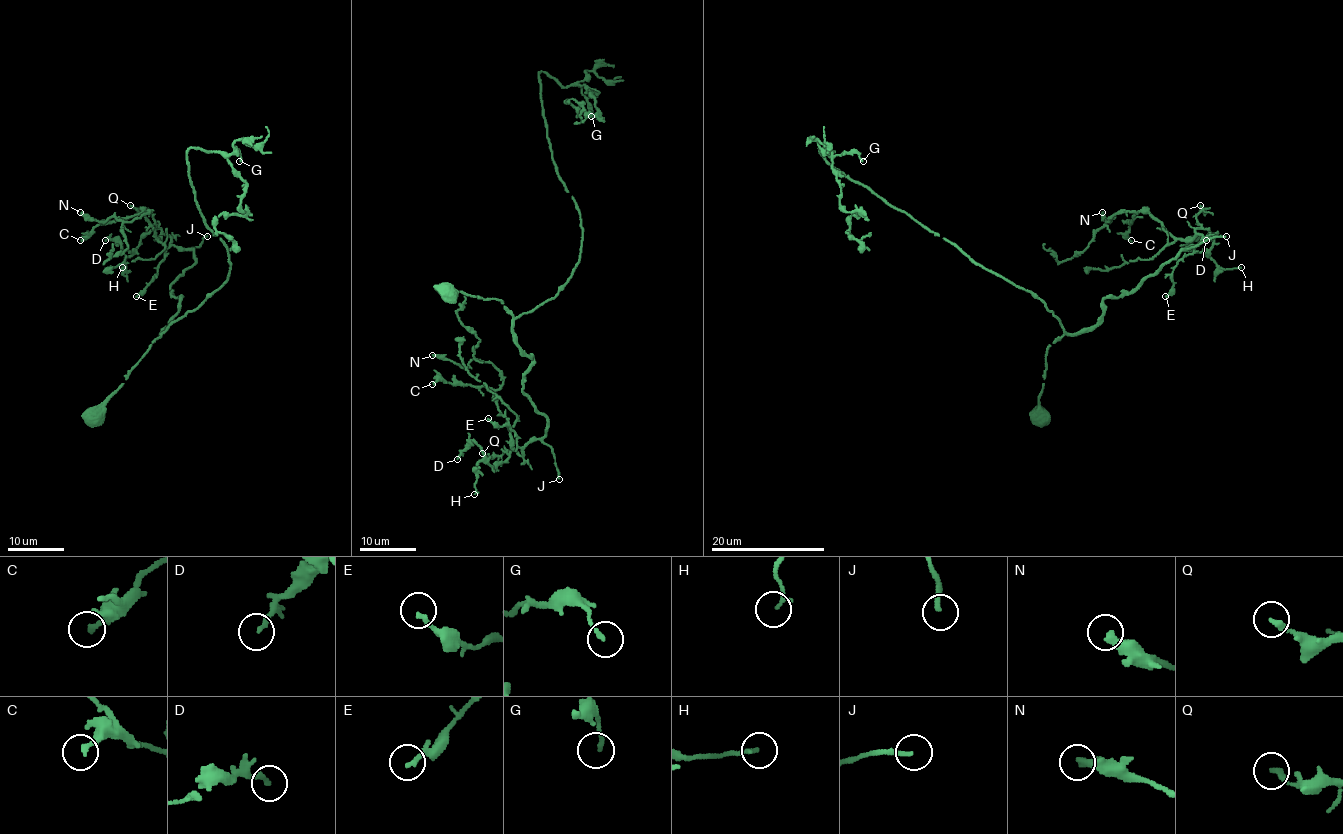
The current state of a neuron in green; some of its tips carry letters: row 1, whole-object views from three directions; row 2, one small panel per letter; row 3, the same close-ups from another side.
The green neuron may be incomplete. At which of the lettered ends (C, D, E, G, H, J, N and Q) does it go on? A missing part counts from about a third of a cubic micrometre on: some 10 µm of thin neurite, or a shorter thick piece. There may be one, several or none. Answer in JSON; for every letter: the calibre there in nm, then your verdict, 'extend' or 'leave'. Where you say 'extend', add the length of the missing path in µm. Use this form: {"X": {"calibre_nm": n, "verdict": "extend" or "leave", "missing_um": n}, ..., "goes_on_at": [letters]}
{"C": {"calibre_nm": 240, "verdict": "leave"}, "D": {"calibre_nm": 200, "verdict": "leave"}, "E": {"calibre_nm": 170, "verdict": "leave"}, "G": {"calibre_nm": 160, "verdict": "leave"}, "H": {"calibre_nm": 150, "verdict": "leave"}, "J": {"calibre_nm": 190, "verdict": "extend", "missing_um": 25}, "N": {"calibre_nm": 360, "verdict": "leave"}, "Q": {"calibre_nm": 220, "verdict": "leave"}, "goes_on_at": ["J"]}

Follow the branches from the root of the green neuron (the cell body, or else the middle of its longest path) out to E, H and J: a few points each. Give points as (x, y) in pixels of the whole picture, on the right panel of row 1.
E: (1041, 301), (1068, 334), (1088, 331), (1106, 297), (1131, 293), (1192, 245), (1165, 296)
H: (1041, 301), (1068, 334), (1088, 331), (1106, 297), (1196, 245), (1196, 229), (1209, 230), (1220, 267), (1241, 267)
J: (1041, 301), (1068, 334), (1088, 331), (1102, 314), (1106, 297), (1131, 293), (1182, 250), (1226, 236)

